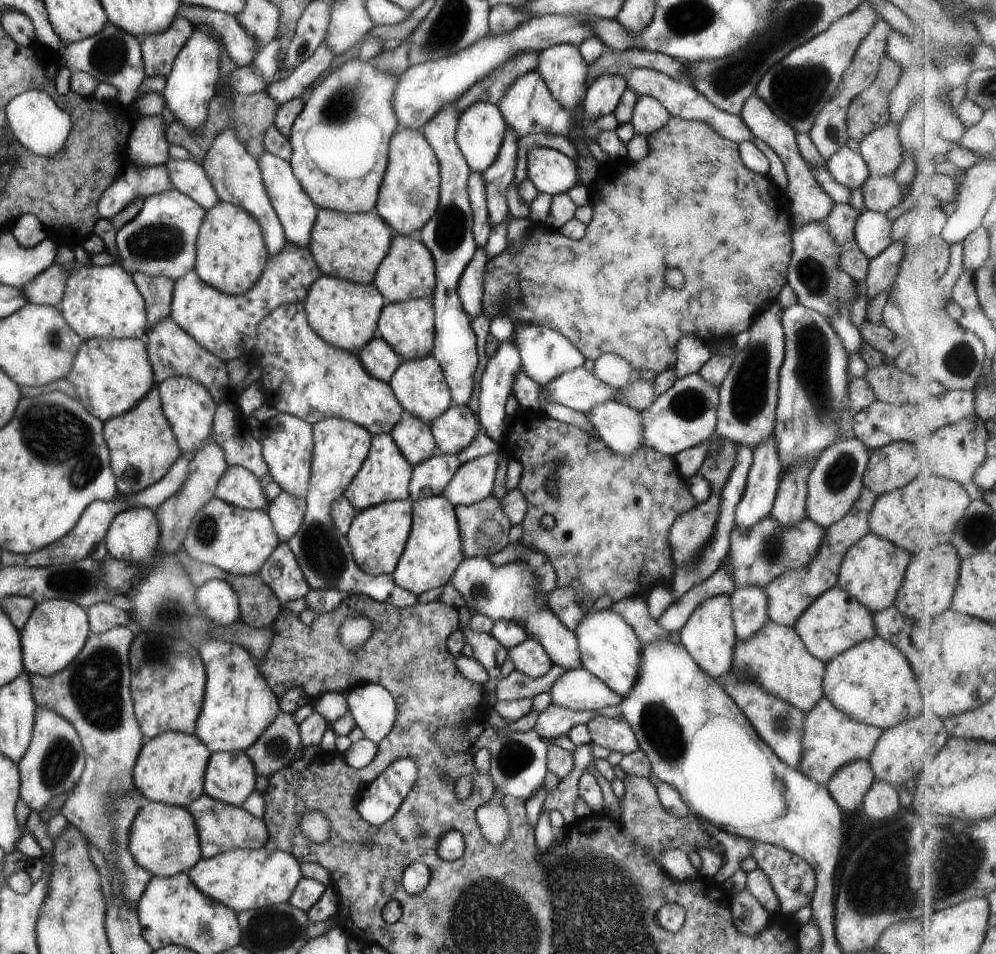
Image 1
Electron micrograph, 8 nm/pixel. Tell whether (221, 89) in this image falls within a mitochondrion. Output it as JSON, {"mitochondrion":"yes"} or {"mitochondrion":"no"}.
{"mitochondrion":"no"}

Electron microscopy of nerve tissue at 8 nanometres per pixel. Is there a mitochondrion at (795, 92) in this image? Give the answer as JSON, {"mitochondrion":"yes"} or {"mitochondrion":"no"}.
{"mitochondrion":"yes"}

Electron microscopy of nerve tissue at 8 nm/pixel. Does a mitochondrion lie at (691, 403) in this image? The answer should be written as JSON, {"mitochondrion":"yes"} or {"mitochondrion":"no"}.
{"mitochondrion":"yes"}

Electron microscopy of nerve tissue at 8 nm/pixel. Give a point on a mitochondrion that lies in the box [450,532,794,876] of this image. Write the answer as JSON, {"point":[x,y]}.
{"point":[662,731]}

